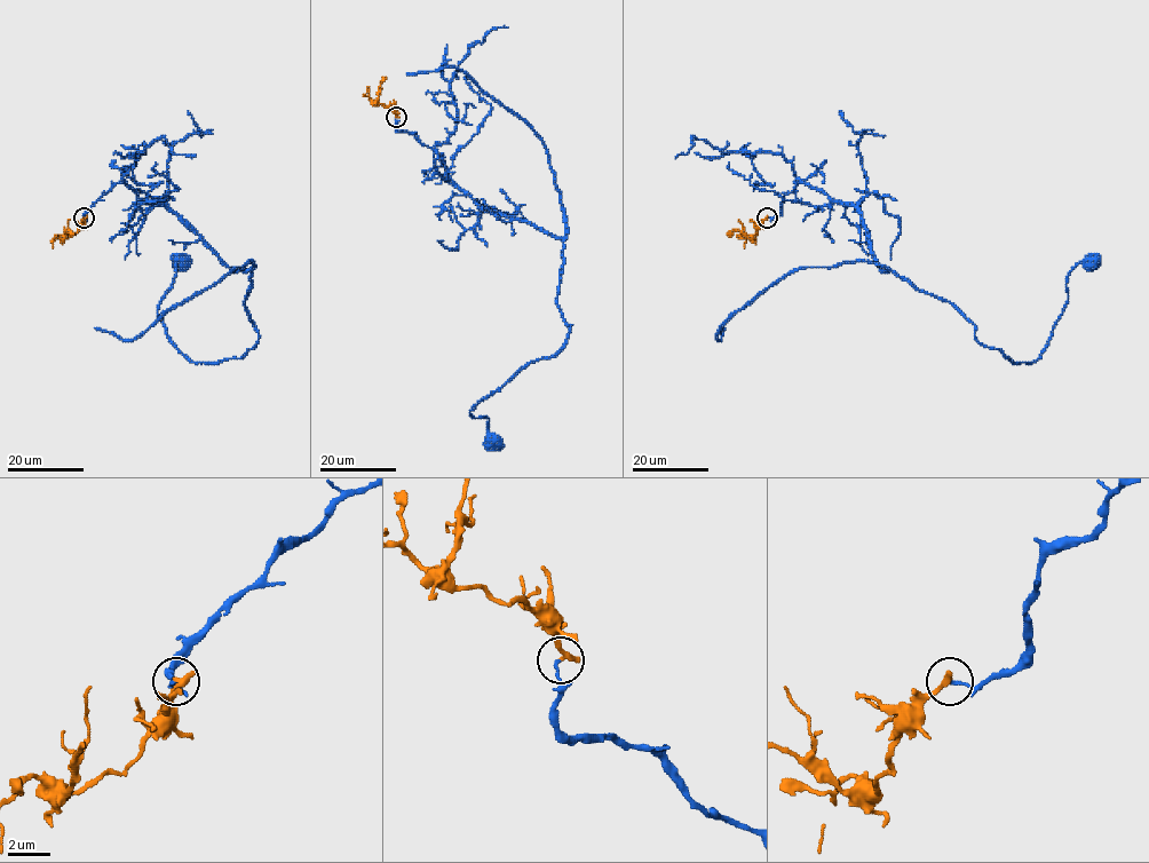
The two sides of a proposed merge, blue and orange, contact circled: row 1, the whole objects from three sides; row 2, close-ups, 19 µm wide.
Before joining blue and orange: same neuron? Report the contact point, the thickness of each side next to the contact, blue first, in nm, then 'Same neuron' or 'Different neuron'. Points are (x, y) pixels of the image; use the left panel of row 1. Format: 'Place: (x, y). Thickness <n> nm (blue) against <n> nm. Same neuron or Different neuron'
Place: (84, 218). Thickness 130 nm (blue) against 320 nm. Different neuron

